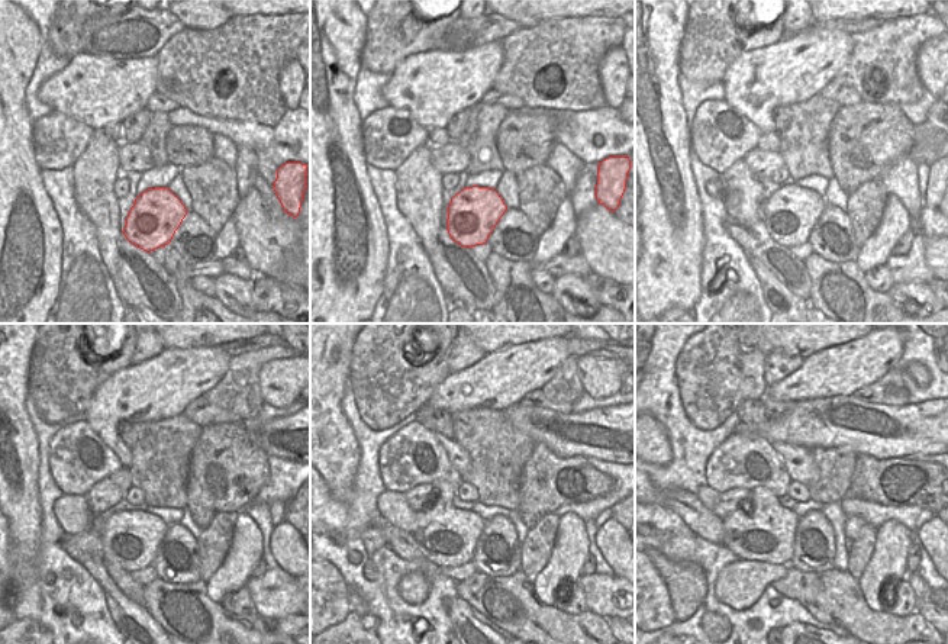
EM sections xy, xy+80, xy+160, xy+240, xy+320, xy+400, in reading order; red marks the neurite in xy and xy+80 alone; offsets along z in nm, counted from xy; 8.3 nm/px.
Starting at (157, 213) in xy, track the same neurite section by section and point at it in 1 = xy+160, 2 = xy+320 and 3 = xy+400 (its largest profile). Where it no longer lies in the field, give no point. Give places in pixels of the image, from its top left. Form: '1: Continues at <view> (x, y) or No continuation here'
1: Continues at xy+160 (789, 215)
2: Continues at xy+320 (445, 535)
3: Continues at xy+400 (766, 533).

